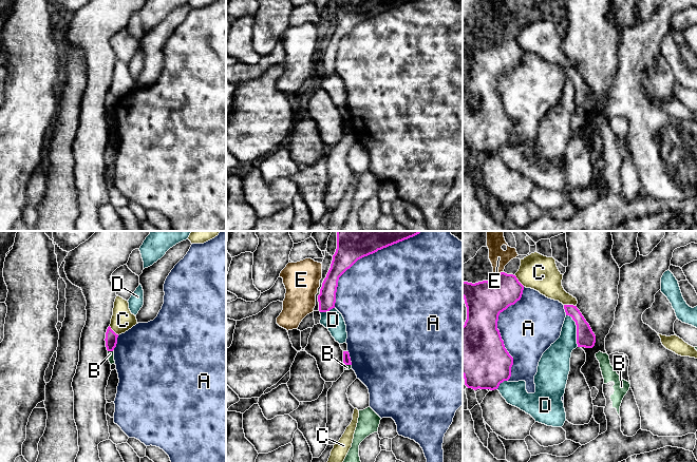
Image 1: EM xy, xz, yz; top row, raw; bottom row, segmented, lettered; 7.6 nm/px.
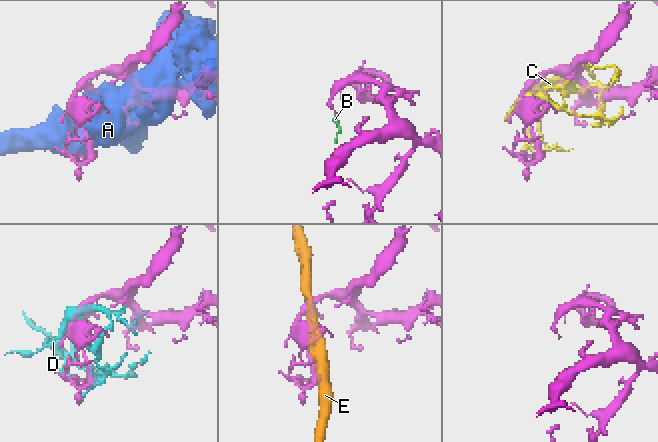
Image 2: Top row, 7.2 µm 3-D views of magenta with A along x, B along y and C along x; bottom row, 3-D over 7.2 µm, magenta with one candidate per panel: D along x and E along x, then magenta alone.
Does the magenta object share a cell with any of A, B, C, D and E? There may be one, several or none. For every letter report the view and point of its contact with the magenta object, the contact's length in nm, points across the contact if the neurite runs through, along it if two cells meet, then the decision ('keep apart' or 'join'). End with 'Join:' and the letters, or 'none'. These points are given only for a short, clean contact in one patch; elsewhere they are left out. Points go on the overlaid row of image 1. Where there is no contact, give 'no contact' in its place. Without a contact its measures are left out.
A: contact xz (365, 255); length 900 nm; keep apart
B: contact xy (110, 350); length 40 nm; border xy (108, 350), (112, 351); keep apart
C: contact yz (570, 305); length 100 nm; keep apart
D: contact yz (577, 329); length 260 nm; keep apart
E: contact yz (498, 273); length 70 nm; border yz (503, 271), (495, 274); keep apart
Join: none

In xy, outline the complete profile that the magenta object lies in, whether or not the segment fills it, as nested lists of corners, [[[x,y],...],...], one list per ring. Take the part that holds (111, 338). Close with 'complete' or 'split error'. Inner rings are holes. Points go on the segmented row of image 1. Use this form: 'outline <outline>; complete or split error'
outline [[[109,326],[106,332],[106,347],[108,351],[113,351],[117,344],[118,334],[116,334]]]; complete

